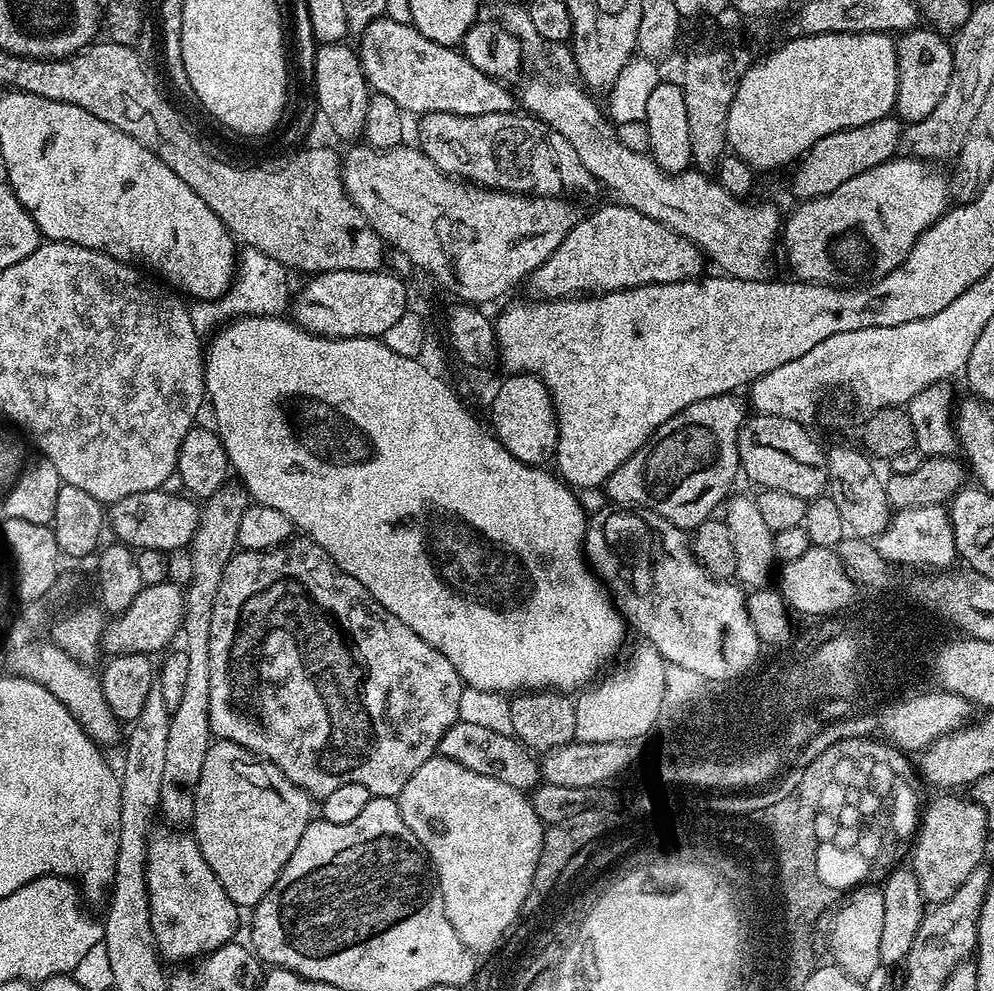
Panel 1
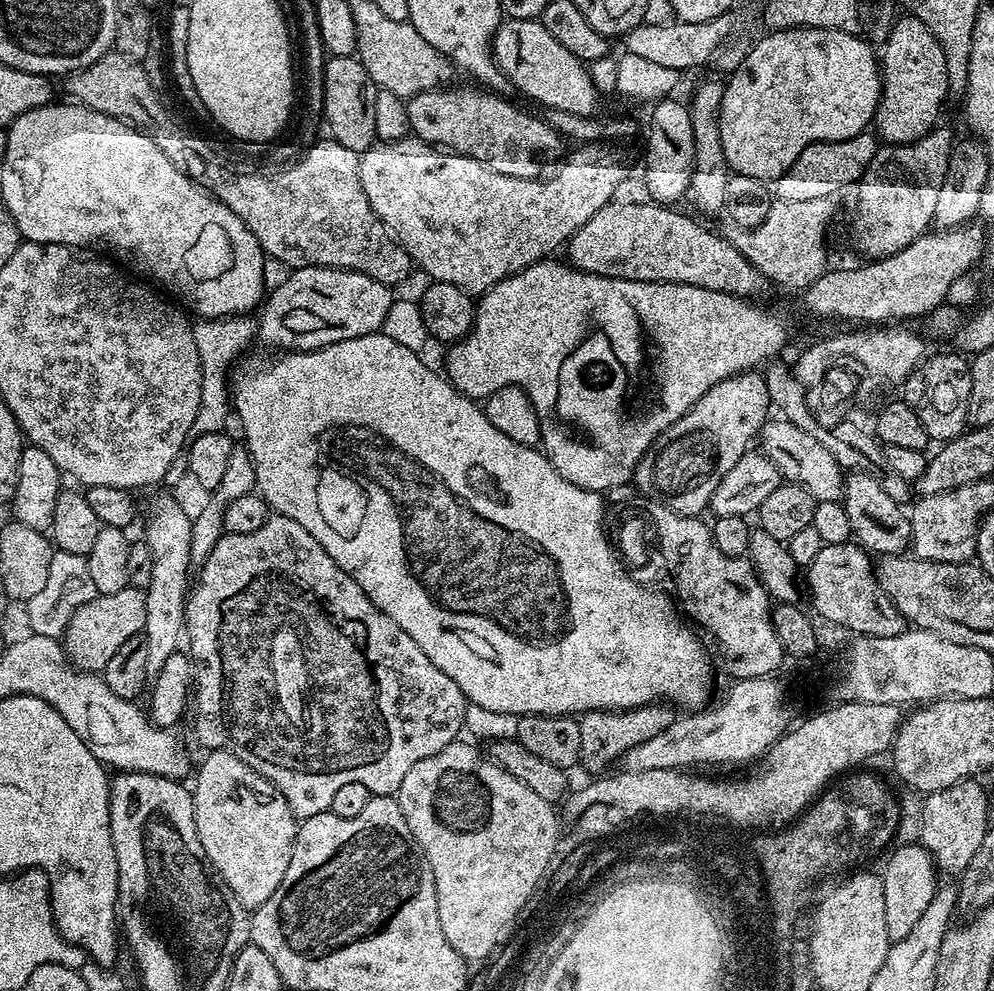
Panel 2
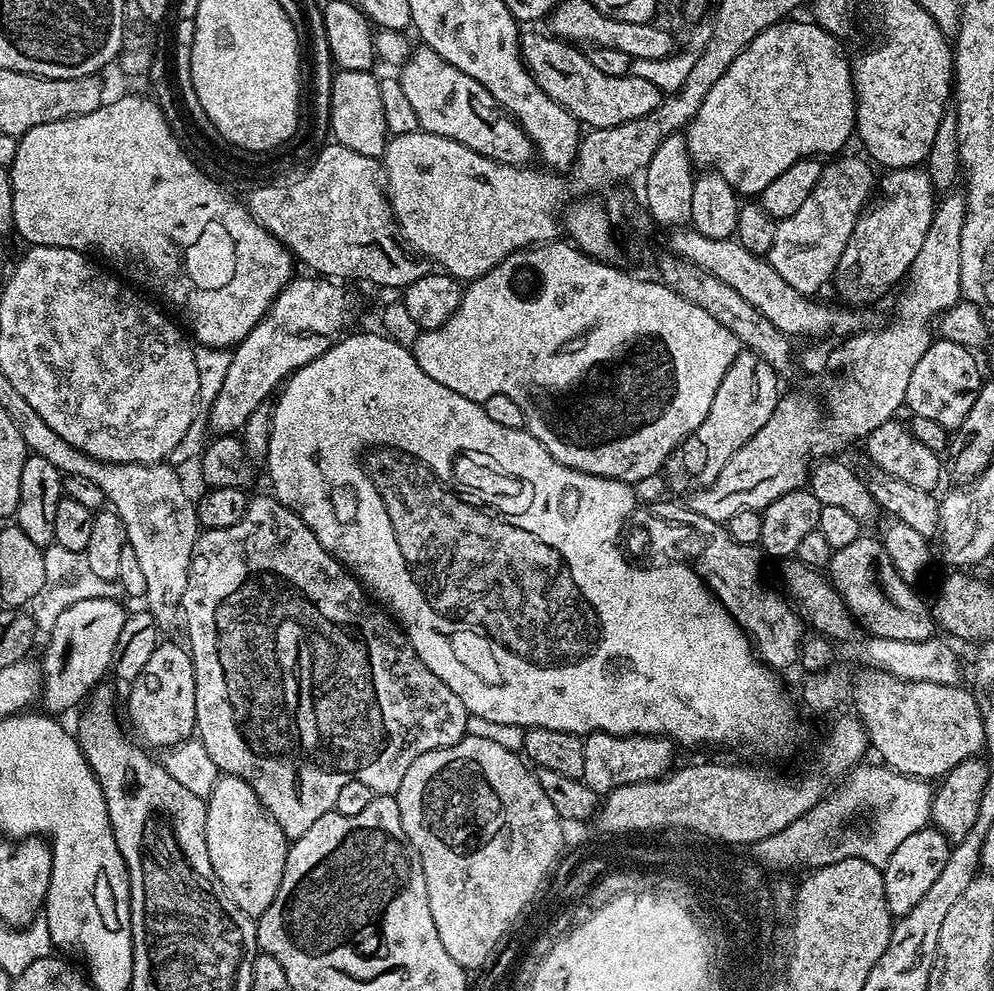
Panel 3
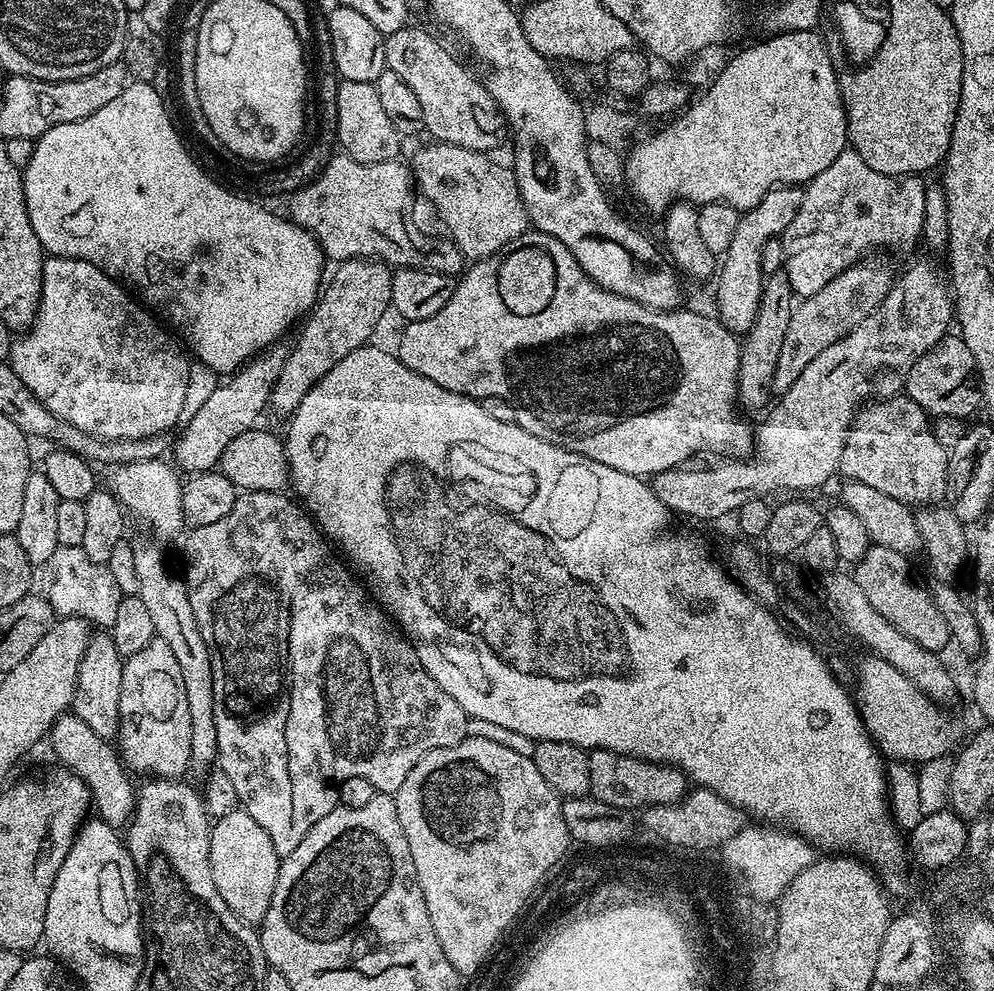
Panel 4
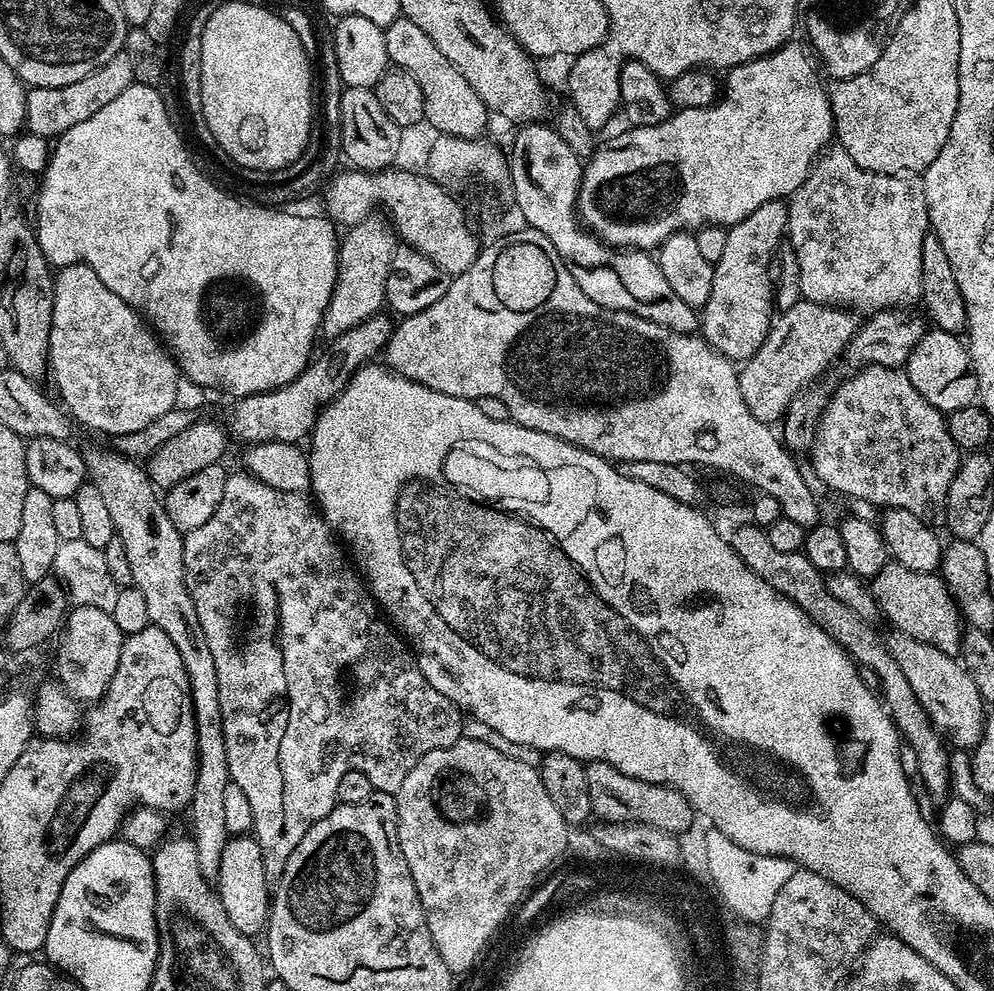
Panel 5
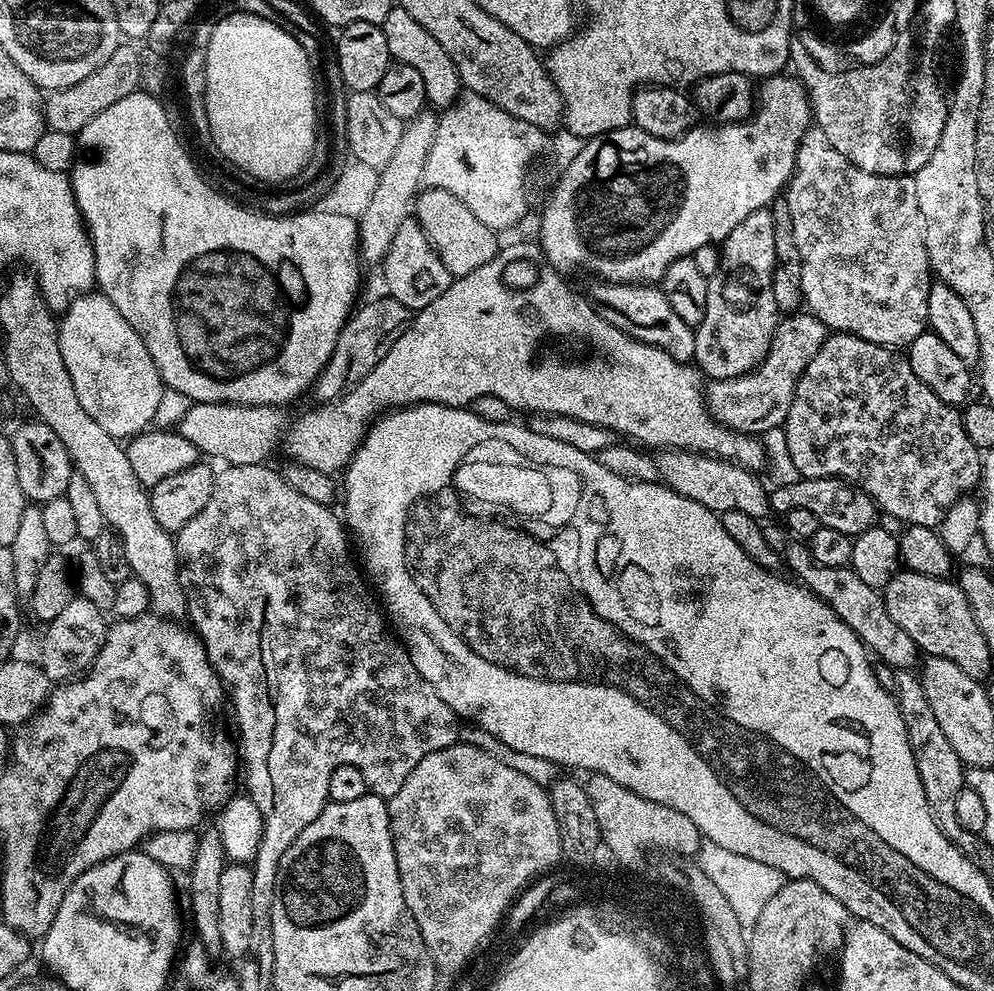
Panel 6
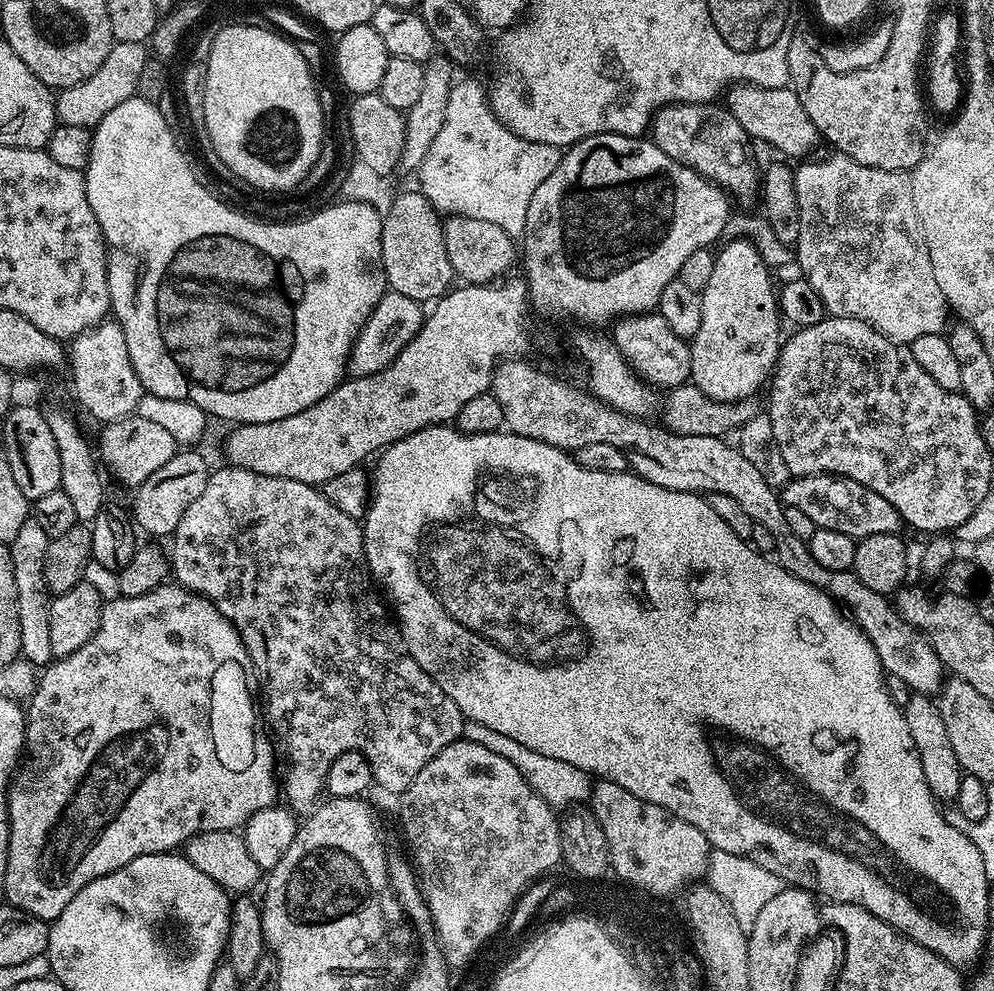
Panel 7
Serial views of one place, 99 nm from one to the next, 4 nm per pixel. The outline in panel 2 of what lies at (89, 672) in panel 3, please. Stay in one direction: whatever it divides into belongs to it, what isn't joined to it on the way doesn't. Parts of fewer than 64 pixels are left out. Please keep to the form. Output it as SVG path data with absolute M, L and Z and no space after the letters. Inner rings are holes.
M129 586L118 590L118 594L97 595L70 618L62 637L64 652L79 671L103 673L106 662L118 654L122 642L143 633L145 622L146 595L141 589Z

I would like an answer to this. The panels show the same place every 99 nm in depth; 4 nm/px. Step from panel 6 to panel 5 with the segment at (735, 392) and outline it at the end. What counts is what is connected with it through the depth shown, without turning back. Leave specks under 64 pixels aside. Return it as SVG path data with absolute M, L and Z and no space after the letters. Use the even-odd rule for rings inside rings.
M801 298L790 310L780 312L762 346L739 369L740 390L750 414L761 426L783 421L794 398L805 391L836 359L845 355L858 327L857 313L831 304L815 304Z

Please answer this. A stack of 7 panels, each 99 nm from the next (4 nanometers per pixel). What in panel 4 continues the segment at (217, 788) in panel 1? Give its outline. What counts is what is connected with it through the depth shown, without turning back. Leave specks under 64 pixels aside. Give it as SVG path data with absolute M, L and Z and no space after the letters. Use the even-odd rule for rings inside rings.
M233 810L219 817L211 825L210 874L214 874L214 886L244 924L259 926L264 923L266 910L270 910L270 898L274 898L274 886L278 882L281 857L270 842L270 834L250 814Z

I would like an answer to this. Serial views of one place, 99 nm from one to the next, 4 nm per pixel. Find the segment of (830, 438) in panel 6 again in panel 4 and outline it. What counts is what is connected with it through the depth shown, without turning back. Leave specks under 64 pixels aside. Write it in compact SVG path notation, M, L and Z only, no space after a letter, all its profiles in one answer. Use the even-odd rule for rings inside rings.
M897 394L877 399L856 413L838 472L845 481L863 482L903 504L935 505L946 496L948 453L934 438L932 420L924 408L906 394Z

